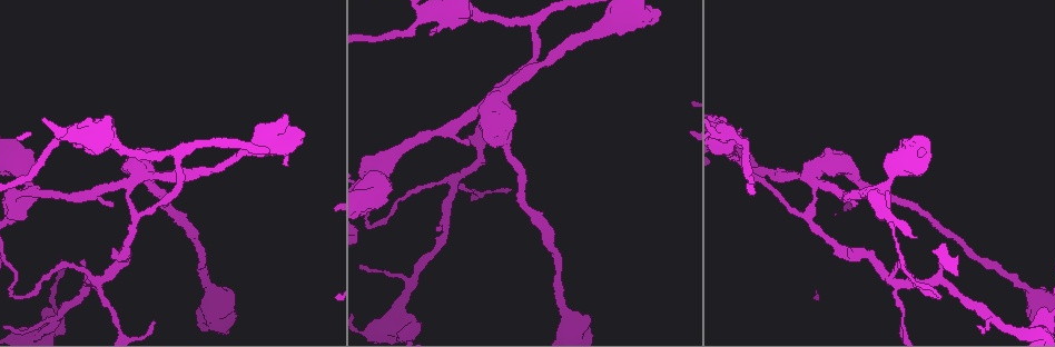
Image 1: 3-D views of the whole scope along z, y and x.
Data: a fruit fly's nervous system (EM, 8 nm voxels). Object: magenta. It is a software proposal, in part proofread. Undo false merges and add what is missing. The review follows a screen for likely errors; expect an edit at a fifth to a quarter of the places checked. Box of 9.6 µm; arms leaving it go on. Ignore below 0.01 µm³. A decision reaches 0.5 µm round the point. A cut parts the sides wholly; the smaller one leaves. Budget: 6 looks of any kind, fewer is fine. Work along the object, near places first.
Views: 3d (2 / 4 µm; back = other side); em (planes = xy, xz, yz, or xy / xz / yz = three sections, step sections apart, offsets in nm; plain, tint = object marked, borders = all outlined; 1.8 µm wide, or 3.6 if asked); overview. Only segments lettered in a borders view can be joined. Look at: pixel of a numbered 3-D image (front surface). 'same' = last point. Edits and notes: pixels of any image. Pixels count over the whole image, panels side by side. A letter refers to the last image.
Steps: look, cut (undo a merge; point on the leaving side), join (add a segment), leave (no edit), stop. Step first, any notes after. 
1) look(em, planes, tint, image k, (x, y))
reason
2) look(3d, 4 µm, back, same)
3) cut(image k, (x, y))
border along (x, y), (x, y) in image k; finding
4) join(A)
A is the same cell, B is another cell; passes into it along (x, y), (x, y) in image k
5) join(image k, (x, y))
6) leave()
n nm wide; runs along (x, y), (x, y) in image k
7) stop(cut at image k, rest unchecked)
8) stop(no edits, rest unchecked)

look(3d, 4 µm, back, image 1, (385, 164))
calibre changes

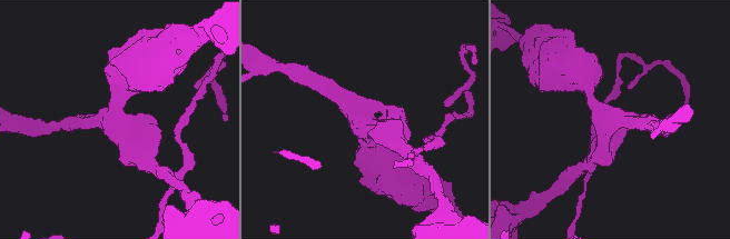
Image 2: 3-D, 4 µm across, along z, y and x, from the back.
look(em, yz, step 16, borders, image 2, (117, 123))
need the tissue

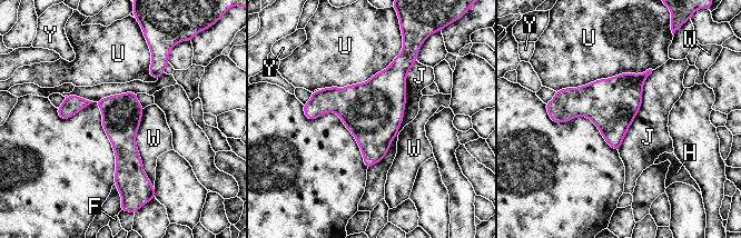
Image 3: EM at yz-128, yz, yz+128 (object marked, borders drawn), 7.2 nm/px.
leave()
F, H, J, U, W and Y are other cells; border along (416, 60), (398, 132), (367, 169) in image 3; continuous, no second cell

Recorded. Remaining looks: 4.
look(3d, 4 µm, image 1, (152, 320))
branch stops here

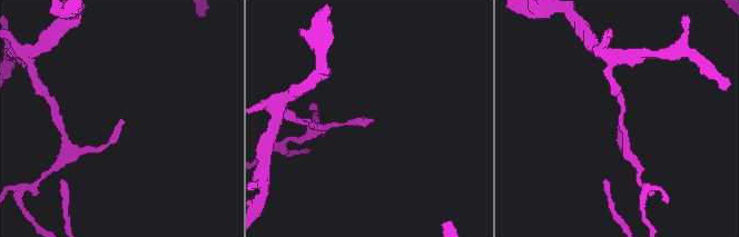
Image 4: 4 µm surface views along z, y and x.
look(em, planes, plain, image 4, (120, 121))

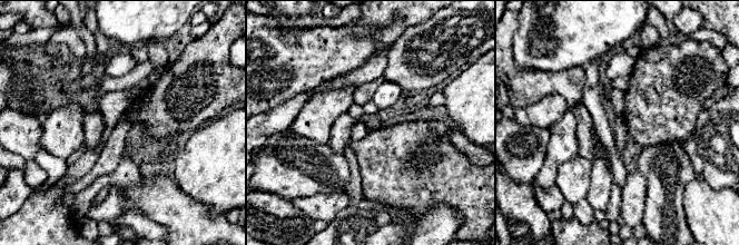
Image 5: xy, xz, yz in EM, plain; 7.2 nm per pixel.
look(em, planes, borders, same)
see the neighbours

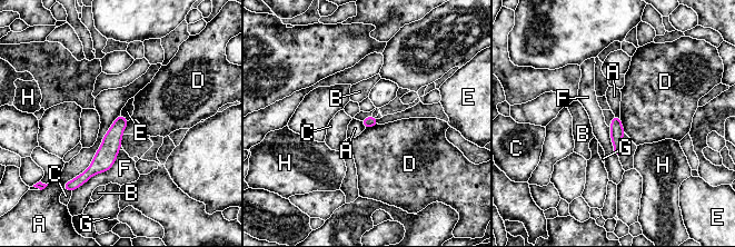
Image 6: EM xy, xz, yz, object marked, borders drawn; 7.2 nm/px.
leave()
80 nm wide; A, B, C, D, E, F, G and H are other cells; no lettered segment goes on from it

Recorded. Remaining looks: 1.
stop(no edits, rest unchecked)

